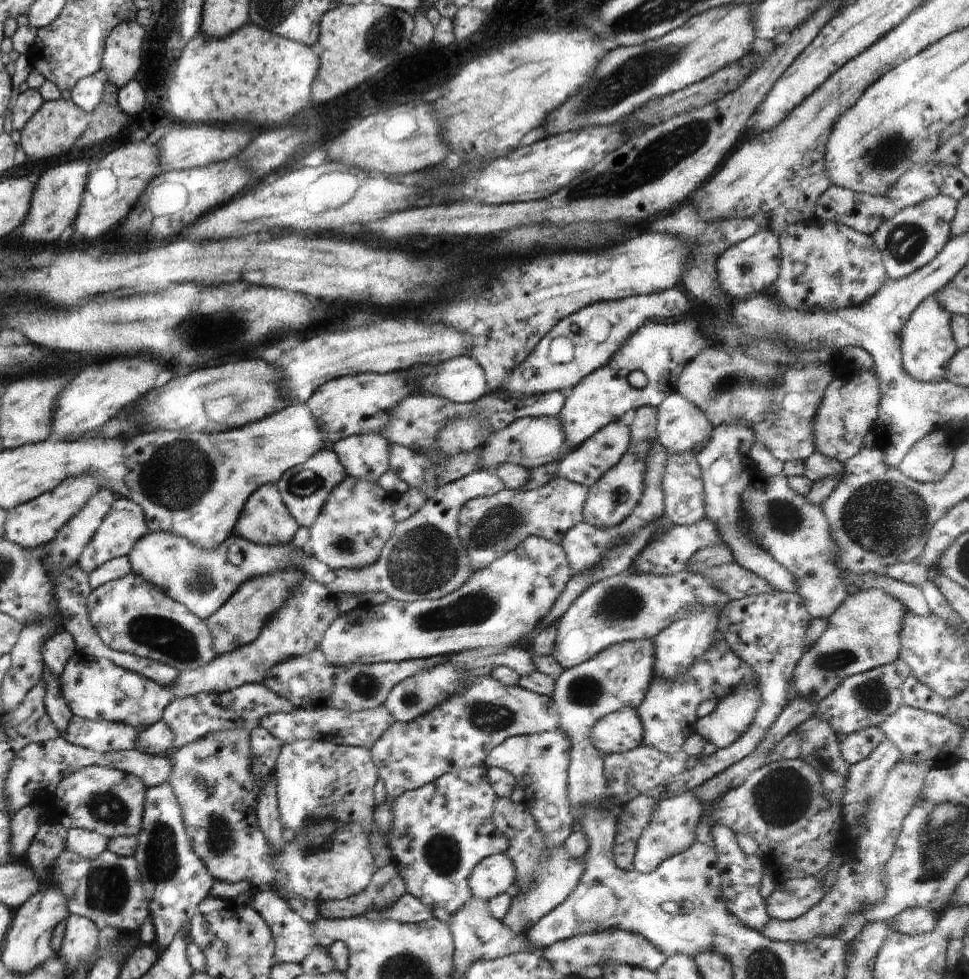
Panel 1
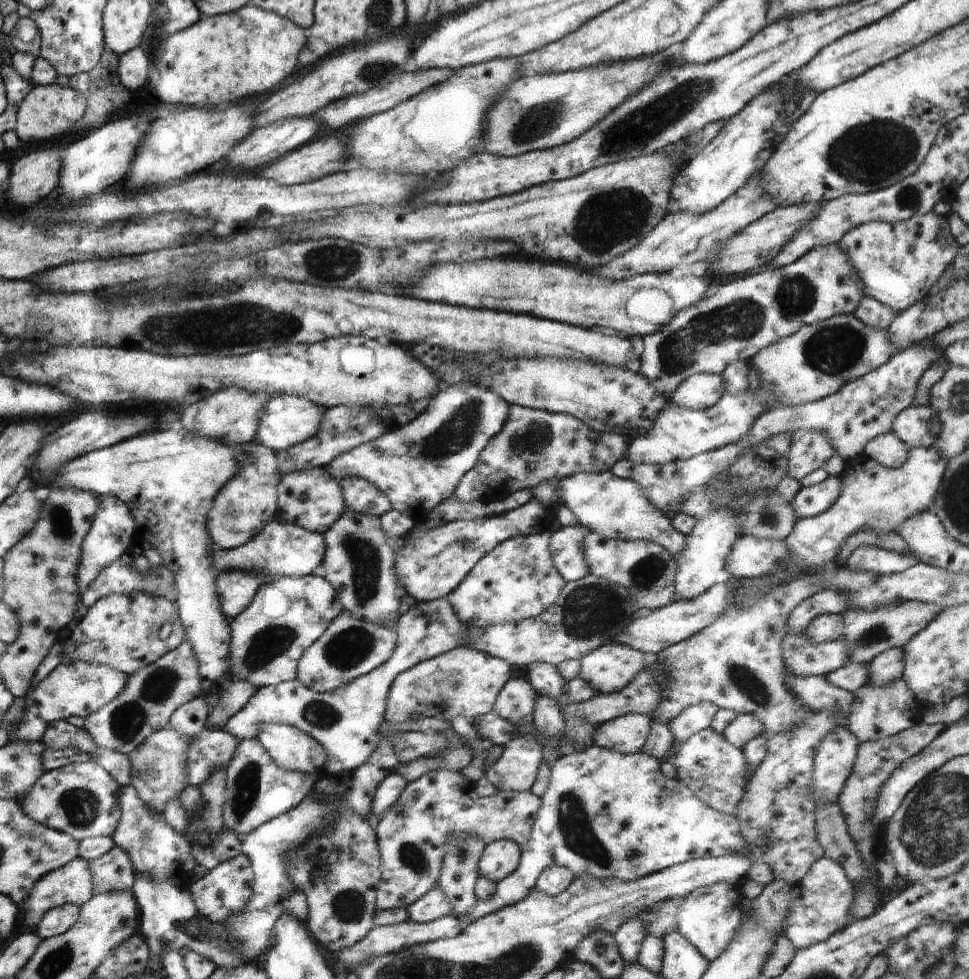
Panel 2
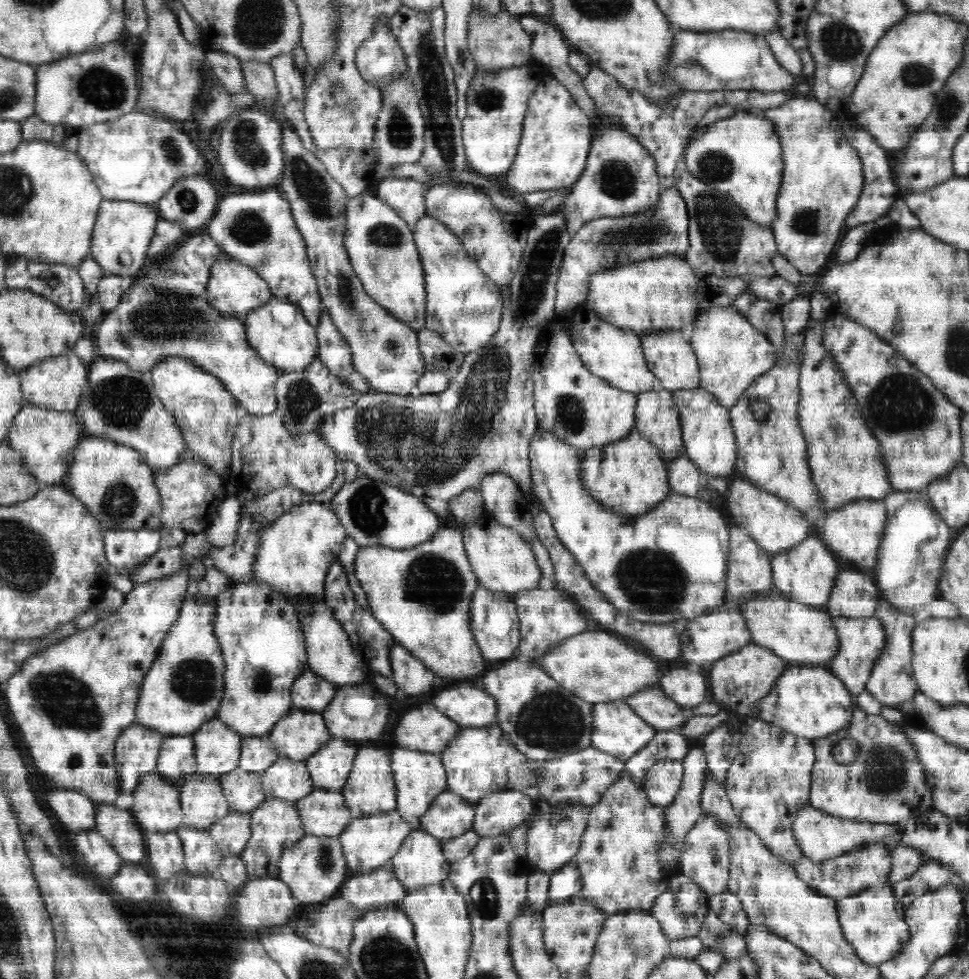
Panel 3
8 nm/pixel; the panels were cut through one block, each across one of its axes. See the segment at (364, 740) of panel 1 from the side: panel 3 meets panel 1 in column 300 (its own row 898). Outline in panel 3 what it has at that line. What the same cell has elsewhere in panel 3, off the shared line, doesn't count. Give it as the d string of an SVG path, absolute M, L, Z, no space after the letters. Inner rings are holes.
M730 890L709 897L710 912L716 914L734 933L744 936L750 926L748 915L737 894Z

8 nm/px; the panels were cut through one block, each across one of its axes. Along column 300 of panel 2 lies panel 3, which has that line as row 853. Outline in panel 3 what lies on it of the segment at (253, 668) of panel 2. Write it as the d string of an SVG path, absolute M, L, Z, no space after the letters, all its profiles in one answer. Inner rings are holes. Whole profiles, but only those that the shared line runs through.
M624 771L615 784L606 790L597 804L592 805L588 826L581 839L581 846L573 862L581 872L583 889L578 896L591 900L604 915L629 911L630 908L648 911L661 892L667 889L669 880L679 873L675 868L663 868L658 863L658 852L664 844L664 808L652 805L641 785L632 781Z

